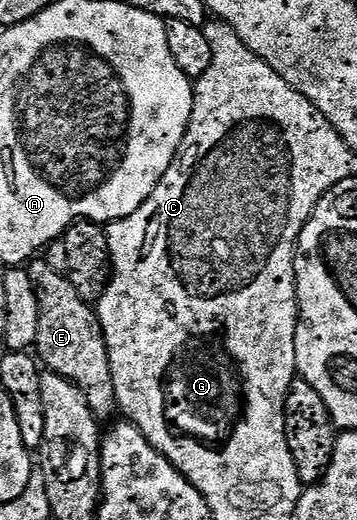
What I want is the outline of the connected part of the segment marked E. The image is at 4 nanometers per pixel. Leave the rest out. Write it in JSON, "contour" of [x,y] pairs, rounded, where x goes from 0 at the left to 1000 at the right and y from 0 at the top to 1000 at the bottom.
{"contour":[[[120,500],[78,506],[81,535],[109,577],[109,638],[98,681],[126,696],[146,717],[176,723],[213,738],[232,754],[255,792],[291,808],[314,788],[331,787],[317,725],[305,706],[305,679],[294,667],[294,648],[272,598],[210,562],[190,533],[174,521],[146,519]]]}

